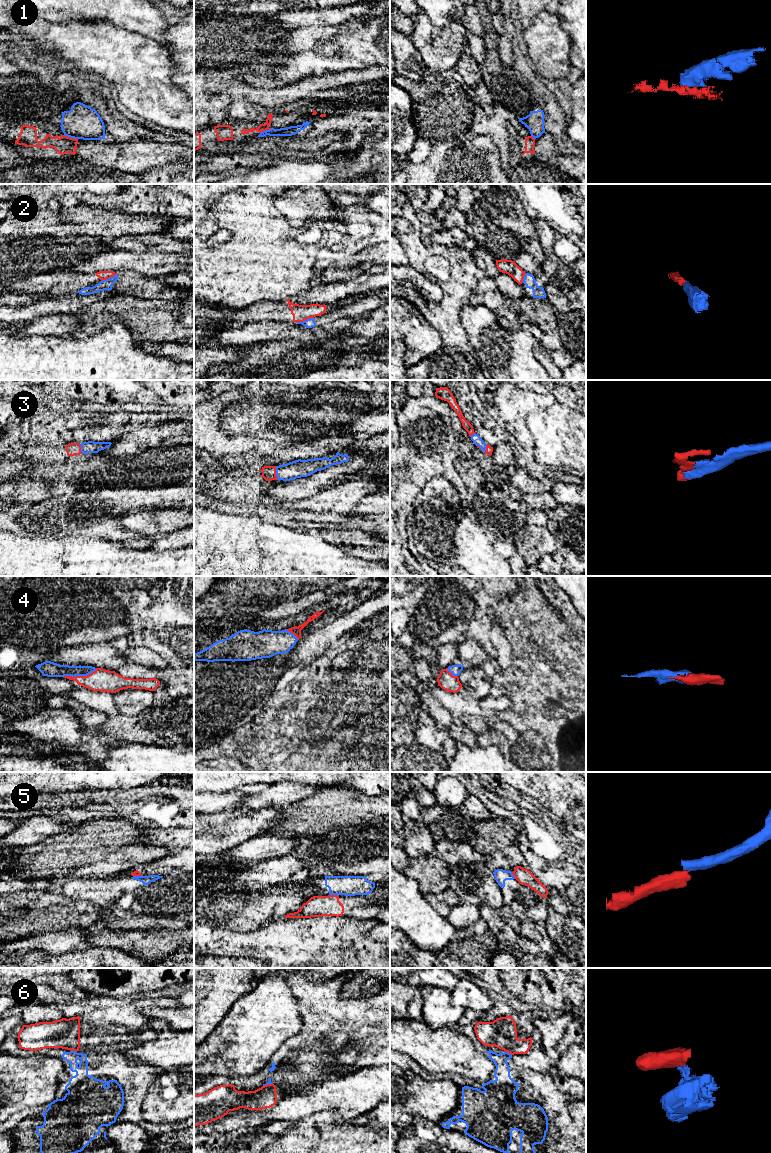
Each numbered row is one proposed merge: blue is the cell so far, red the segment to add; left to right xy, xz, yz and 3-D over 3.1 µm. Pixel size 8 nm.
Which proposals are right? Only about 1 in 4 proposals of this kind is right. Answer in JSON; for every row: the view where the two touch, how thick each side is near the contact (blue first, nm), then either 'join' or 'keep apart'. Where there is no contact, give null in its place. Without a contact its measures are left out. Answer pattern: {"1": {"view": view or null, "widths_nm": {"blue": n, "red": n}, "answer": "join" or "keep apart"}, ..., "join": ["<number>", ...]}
{"1": {"view": "xy", "widths_nm": {"blue": 280, "red": 140}, "answer": "keep apart"}, "2": {"view": "xz", "widths_nm": {"blue": 80, "red": 130}, "answer": "keep apart"}, "3": {"view": "xz", "widths_nm": {"blue": 150, "red": 110}, "answer": "join"}, "4": {"view": "xy", "widths_nm": {"blue": 130, "red": 180}, "answer": "join"}, "5": {"view": "xz", "widths_nm": {"blue": 160, "red": 180}, "answer": "keep apart"}, "6": {"view": "yz", "widths_nm": {"blue": 150, "red": 240}, "answer": "keep apart"}, "join": ["3", "4"]}

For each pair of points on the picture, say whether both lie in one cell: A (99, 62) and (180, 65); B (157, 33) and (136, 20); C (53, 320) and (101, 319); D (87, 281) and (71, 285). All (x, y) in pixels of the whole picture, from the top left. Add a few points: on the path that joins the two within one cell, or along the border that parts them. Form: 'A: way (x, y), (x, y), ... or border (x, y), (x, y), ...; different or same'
A: border (162, 44), (172, 64), (172, 82), (179, 88); different
B: way (152, 28), (144, 20), (141, 20); same
C: border (76, 313), (78, 326), (70, 333); different
D: way (83, 281), (75, 282); same

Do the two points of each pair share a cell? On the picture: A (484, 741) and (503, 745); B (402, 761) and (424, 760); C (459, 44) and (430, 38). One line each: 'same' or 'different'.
A: same
B: same
C: same

